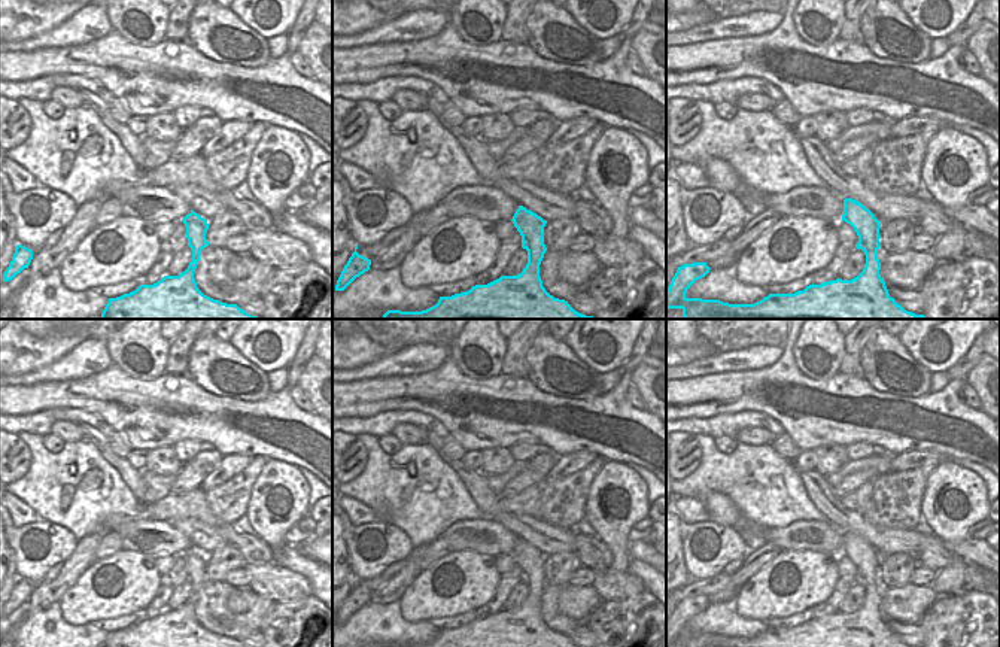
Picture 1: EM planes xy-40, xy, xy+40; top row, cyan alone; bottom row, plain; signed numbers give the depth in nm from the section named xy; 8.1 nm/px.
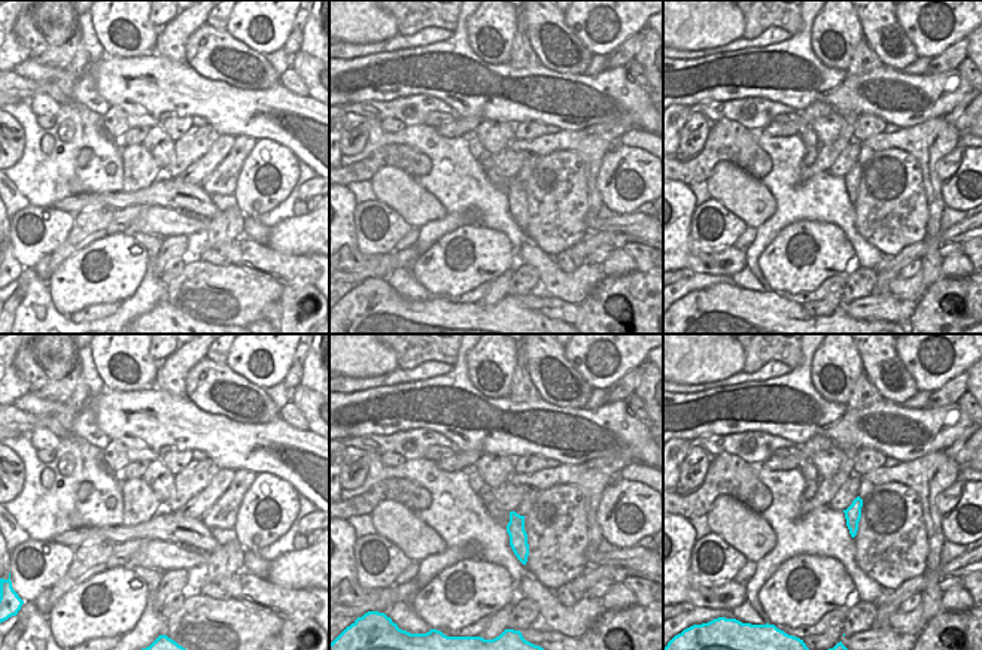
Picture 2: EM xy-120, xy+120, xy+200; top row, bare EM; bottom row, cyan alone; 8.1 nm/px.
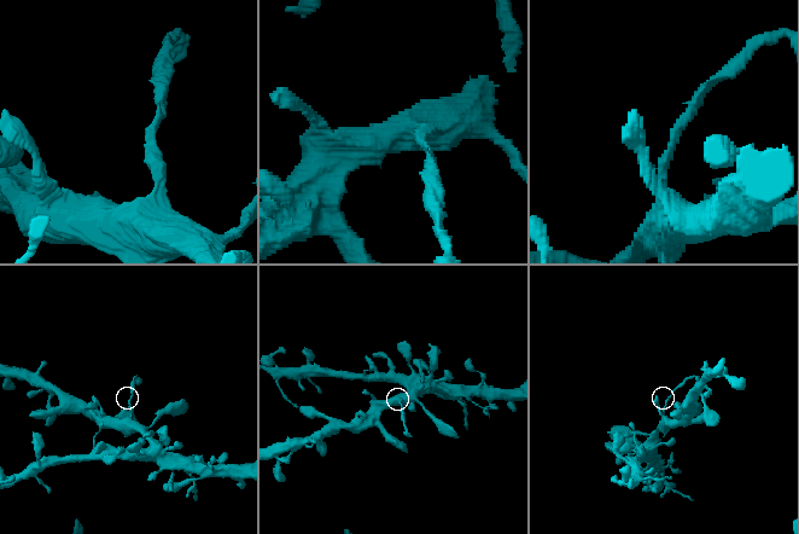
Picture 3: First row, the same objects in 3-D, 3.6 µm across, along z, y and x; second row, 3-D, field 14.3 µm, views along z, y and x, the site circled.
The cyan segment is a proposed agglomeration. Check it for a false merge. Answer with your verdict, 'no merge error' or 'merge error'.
merge error

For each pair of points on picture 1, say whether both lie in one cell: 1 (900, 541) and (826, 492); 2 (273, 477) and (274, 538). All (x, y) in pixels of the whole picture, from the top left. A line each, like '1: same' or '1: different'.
1: same
2: same

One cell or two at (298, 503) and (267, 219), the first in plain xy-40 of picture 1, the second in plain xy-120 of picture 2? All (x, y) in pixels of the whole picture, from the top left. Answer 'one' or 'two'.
two

